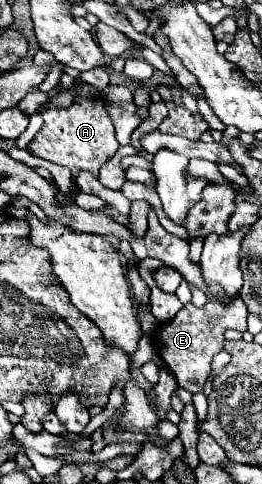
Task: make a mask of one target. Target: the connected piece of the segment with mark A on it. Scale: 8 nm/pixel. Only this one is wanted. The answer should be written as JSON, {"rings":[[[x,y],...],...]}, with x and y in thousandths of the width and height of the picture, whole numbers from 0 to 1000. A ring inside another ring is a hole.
{"rings":[[[286,200],[263,221],[179,221],[149,238],[164,242],[164,262],[111,295],[111,316],[134,324],[179,329],[210,341],[240,341],[271,349],[279,374],[302,353],[340,353],[347,362],[378,366],[385,341],[439,320],[454,295],[439,287],[439,262],[408,233],[424,213],[393,205],[332,205]]]}

